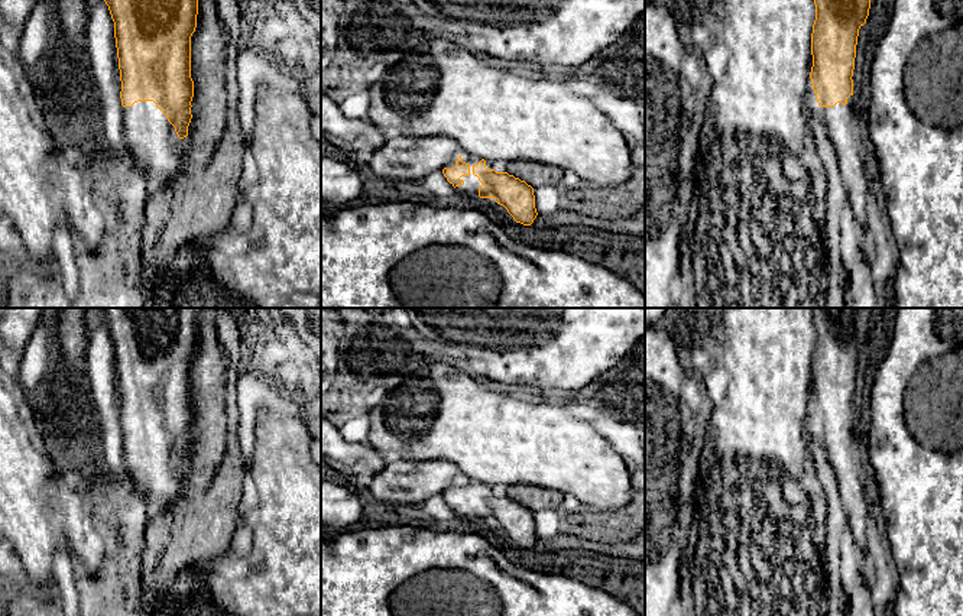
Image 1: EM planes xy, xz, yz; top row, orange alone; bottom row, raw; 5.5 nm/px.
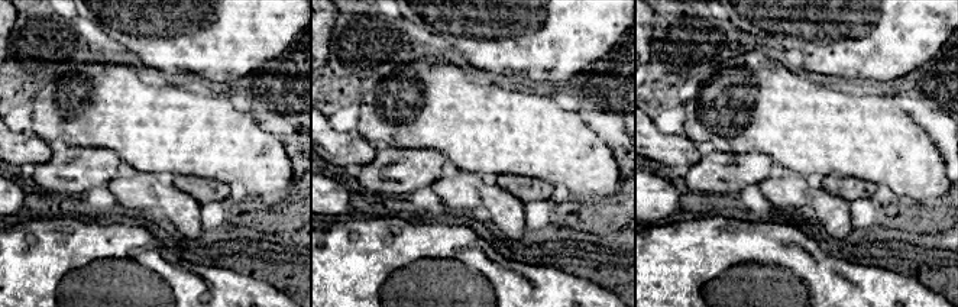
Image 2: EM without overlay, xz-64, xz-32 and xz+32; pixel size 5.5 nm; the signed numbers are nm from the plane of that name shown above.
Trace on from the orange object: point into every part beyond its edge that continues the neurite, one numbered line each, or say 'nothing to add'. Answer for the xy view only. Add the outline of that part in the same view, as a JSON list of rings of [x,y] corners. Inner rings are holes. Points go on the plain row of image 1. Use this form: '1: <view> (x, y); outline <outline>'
1: xy (155, 472); outline [[[153,425],[123,431],[126,470],[140,497],[159,502],[166,510],[184,492],[185,470],[175,451]]]

